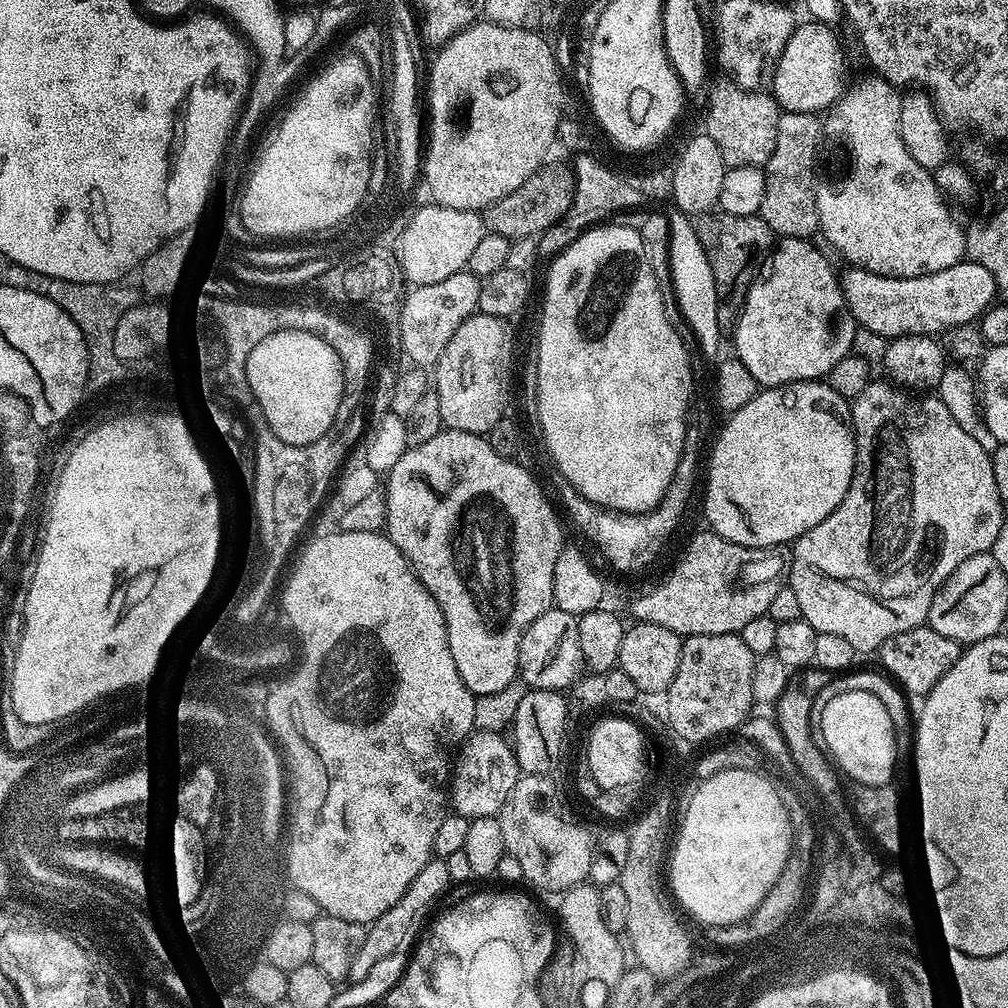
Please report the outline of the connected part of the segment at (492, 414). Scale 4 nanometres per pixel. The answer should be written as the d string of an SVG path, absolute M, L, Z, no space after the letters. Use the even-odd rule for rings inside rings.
M473 314L454 330L454 336L442 350L434 365L434 389L441 402L441 418L448 428L484 436L491 432L499 420L505 419L508 391L512 388L512 332L508 320L498 316Z

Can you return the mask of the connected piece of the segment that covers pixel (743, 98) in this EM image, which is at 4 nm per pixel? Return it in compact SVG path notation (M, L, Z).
M728 82L724 92L718 93L716 101L708 108L706 134L724 151L724 163L728 168L738 166L758 168L768 163L774 150L781 111L775 96L767 91L739 88L735 83Z

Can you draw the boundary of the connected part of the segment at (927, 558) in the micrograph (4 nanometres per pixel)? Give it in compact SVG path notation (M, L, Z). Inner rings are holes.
M870 382L866 386L866 390L862 390L862 394L858 394L855 400L851 401L850 407L852 410L850 423L856 433L856 465L852 471L852 481L838 507L826 518L822 518L822 522L818 522L818 526L806 530L806 534L802 534L791 545L790 587L794 590L794 595L798 597L798 606L800 607L802 619L815 632L838 634L838 638L846 638L846 642L850 642L850 646L854 646L854 650L858 654L864 654L864 652L875 653L886 642L886 638L890 638L894 634L902 634L911 628L921 627L927 621L930 602L934 602L934 594L942 586L942 582L946 582L948 575L962 562L966 562L966 558L970 558L975 553L980 552L980 546L968 546L968 544L980 544L980 542L991 544L988 540L976 540L978 534L974 534L974 530L972 530L974 528L972 524L976 524L976 522L966 522L968 524L966 532L960 532L962 534L960 538L950 538L954 534L950 534L950 518L946 518L946 540L948 540L948 544L944 548L942 528L938 524L934 524L936 522L936 510L934 508L945 508L947 505L951 506L951 508L960 508L962 502L960 502L959 494L956 493L960 488L959 482L956 480L950 481L948 488L952 493L949 496L943 496L940 493L940 480L950 479L952 472L959 470L959 460L972 460L972 476L980 483L980 488L984 491L982 508L1000 508L1000 504L997 487L994 482L994 470L991 466L992 458L990 453L982 446L978 446L978 442L974 442L974 438L970 438L970 434L966 434L966 430L962 430L962 426L958 426L958 422L954 422L950 410L946 410L946 406L940 401L939 395L924 394L919 396L909 394L907 391L901 390L888 382ZM916 508L924 508L924 512L918 514Z

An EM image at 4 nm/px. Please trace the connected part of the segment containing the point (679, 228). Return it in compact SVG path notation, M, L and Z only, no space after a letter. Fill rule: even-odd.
M676 214L668 221L670 226L670 270L672 271L671 291L676 291L676 304L684 315L686 323L692 327L700 348L706 355L712 356L720 348L722 329L718 322L716 287L710 262L706 262L706 250L698 242L695 223L687 215Z

